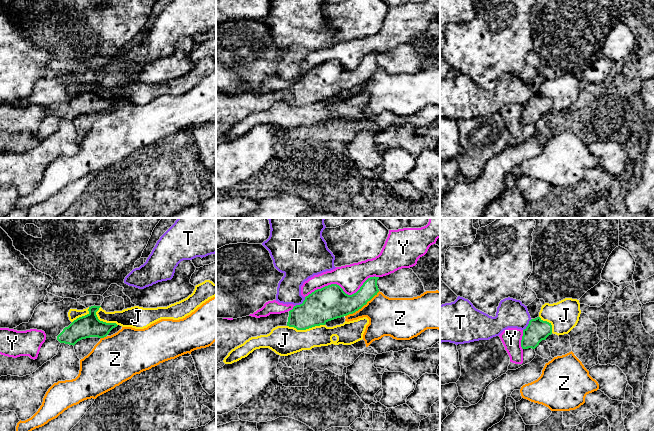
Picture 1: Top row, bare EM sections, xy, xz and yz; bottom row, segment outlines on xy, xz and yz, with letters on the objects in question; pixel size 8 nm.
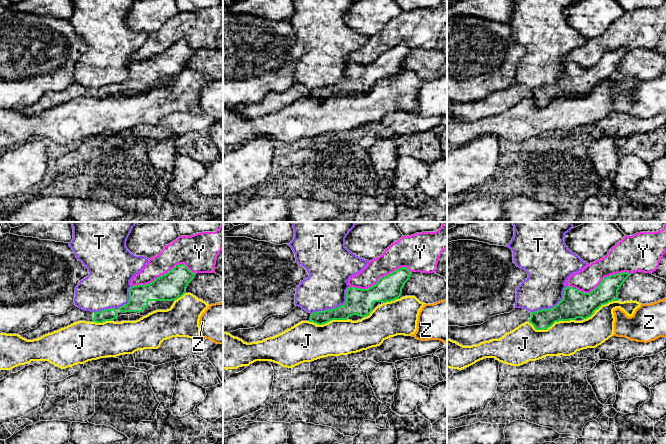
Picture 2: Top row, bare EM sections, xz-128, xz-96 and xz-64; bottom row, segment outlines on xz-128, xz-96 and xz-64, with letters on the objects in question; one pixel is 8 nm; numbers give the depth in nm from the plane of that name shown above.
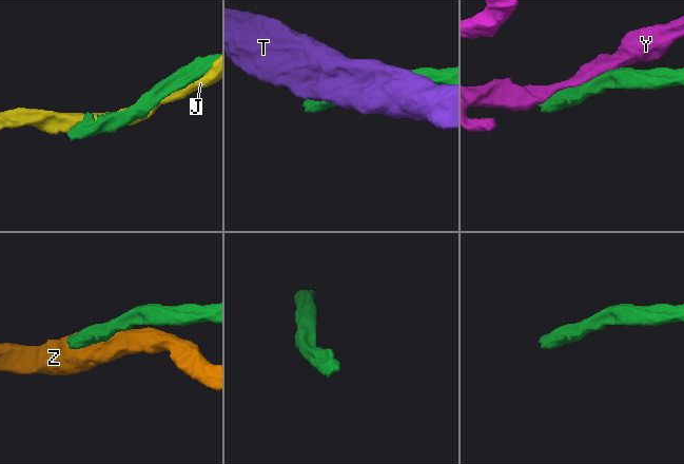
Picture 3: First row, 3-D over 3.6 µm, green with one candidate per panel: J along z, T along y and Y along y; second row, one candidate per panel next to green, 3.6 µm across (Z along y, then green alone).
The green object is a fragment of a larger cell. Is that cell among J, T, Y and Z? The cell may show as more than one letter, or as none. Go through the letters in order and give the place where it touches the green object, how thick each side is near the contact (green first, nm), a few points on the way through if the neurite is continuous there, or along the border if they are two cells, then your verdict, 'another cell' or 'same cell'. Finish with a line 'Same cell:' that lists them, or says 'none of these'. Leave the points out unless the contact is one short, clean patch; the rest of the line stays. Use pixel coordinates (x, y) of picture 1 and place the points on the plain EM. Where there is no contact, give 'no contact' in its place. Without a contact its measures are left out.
J: meets green in xz at (305, 105); 260 nm thick on the green side, 240 nm on the other; another cell
T: meets green in xz at (302, 79); 280 nm thick on the green side, 190 nm on the other; another cell
Y: meets green in xz at (342, 65); 280 nm thick on the green side, 220 nm on the other; another cell
Z: meets green in xz at (362, 82); 260 nm thick on the green side, 300 nm on the other; border along xz (379, 67), (360, 84), (345, 92); another cell
Same cell: none of these

